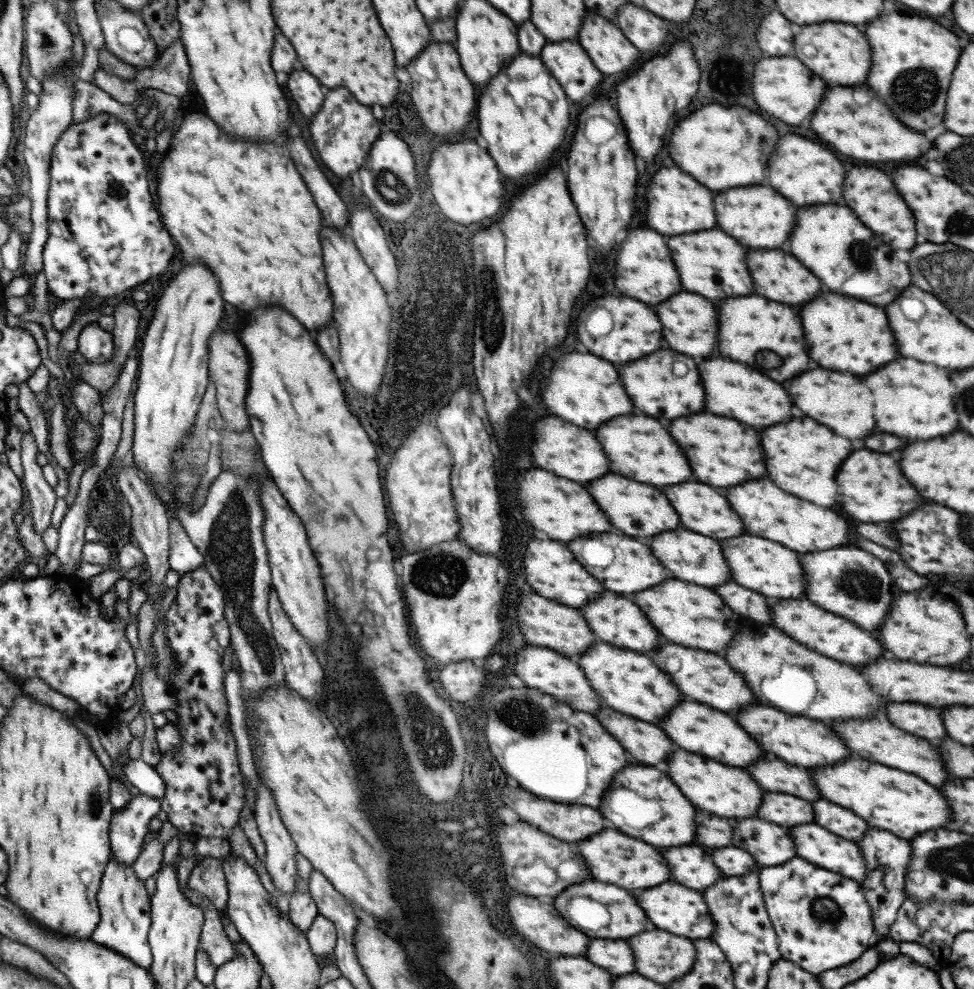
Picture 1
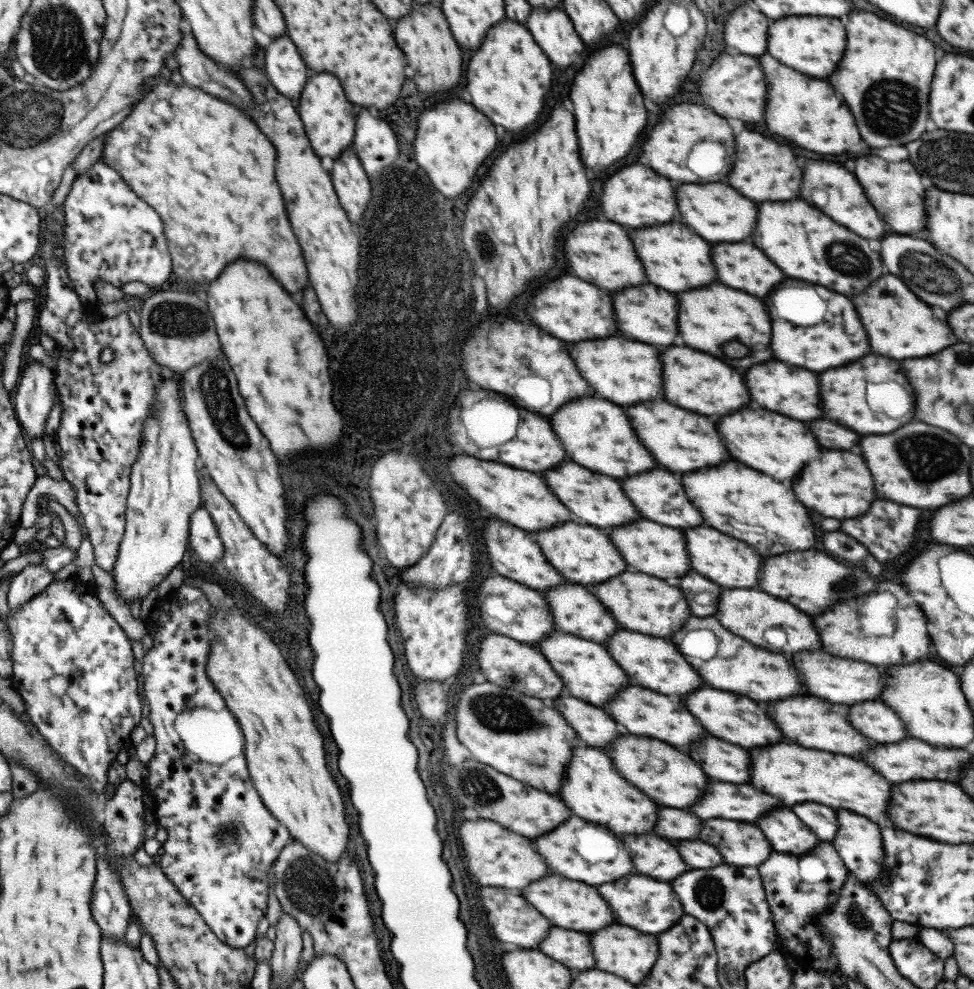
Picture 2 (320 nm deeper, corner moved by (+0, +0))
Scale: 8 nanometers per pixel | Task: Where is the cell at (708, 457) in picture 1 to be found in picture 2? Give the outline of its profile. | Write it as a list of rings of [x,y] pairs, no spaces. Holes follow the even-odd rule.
[[[651,400],[641,402],[635,406],[629,406],[625,410],[631,428],[635,430],[635,436],[643,446],[649,450],[649,454],[667,470],[673,472],[693,472],[699,468],[715,466],[723,460],[727,460],[727,452],[715,432],[713,422],[709,422],[705,416],[691,414],[687,410],[679,410],[677,406],[671,406],[663,400]]]

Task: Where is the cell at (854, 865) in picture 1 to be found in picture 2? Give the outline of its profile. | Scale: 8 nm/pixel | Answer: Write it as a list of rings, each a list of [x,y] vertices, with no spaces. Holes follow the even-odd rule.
[[[787,808],[771,810],[771,814],[757,818],[755,824],[759,826],[759,830],[775,852],[801,855],[819,842],[813,832],[803,826],[799,818],[795,818],[795,814],[791,814]]]

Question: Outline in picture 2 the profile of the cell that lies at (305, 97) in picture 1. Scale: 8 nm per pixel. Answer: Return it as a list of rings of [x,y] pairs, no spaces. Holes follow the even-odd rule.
[[[285,34],[277,36],[267,44],[263,52],[263,66],[269,82],[279,94],[297,100],[305,86],[307,68],[301,62],[291,40]]]

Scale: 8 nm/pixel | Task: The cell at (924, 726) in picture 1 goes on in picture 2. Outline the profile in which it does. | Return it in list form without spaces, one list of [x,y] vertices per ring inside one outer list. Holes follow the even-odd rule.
[[[859,702],[849,706],[849,718],[855,730],[863,732],[865,738],[885,744],[899,742],[905,738],[903,724],[899,718],[881,702]]]

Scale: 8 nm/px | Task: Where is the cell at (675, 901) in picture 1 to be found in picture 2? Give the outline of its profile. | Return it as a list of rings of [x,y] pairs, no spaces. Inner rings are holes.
[[[623,876],[617,882],[607,882],[597,886],[597,894],[603,894],[603,900],[611,906],[613,920],[635,928],[645,934],[659,934],[670,929],[682,916],[684,910],[677,902],[671,886],[665,882],[657,882],[647,876]],[[651,910],[651,914],[647,912]]]

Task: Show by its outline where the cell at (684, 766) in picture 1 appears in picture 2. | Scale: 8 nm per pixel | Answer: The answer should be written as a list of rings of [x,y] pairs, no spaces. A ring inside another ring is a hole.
[[[621,734],[607,748],[603,748],[603,752],[611,758],[621,778],[625,778],[631,786],[639,788],[653,802],[663,806],[673,806],[673,808],[691,806],[701,798],[707,786],[707,776],[687,754],[681,754],[659,740],[651,740],[651,738],[637,740],[637,736],[633,734]]]

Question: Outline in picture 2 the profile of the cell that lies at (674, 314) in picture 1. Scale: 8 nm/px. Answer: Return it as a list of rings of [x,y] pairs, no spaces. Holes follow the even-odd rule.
[[[641,284],[635,288],[631,286],[627,290],[613,292],[611,306],[613,306],[615,320],[617,320],[617,330],[621,334],[629,334],[633,340],[639,340],[645,344],[659,344],[659,346],[675,344],[677,300],[673,298],[673,294],[659,290],[657,286],[651,286],[651,284]]]

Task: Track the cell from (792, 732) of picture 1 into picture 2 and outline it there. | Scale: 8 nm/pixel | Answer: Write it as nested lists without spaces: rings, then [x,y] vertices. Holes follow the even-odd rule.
[[[699,688],[691,694],[683,696],[683,706],[687,706],[689,714],[715,738],[721,738],[731,744],[739,744],[743,748],[751,746],[767,746],[781,740],[781,732],[775,724],[765,716],[765,712],[745,696],[735,696],[731,692],[715,690],[715,688]]]

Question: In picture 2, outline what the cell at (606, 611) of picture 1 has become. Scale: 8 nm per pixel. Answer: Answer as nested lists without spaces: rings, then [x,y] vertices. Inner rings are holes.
[[[577,584],[553,586],[551,590],[543,592],[543,596],[547,598],[546,602],[549,604],[549,610],[551,610],[553,630],[575,634],[575,636],[579,636],[583,640],[593,640],[593,642],[605,642],[617,630],[617,624],[609,616],[609,612],[595,600],[595,596],[587,594]]]

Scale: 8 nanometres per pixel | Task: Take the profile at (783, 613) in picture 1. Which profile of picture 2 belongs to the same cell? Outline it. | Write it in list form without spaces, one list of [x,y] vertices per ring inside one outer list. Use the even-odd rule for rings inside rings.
[[[745,588],[745,590],[723,590],[719,594],[719,600],[717,600],[717,610],[715,610],[715,616],[719,618],[719,624],[737,634],[739,638],[747,640],[753,646],[759,646],[759,648],[769,648],[767,644],[763,644],[761,640],[761,634],[767,630],[767,628],[779,628],[787,634],[787,646],[783,646],[779,652],[801,652],[801,650],[819,650],[819,638],[813,630],[813,624],[811,624],[811,618],[805,616],[803,612],[799,612],[797,608],[793,608],[791,604],[783,602],[783,600],[777,600],[765,592],[759,592],[759,590],[751,590],[751,588]]]

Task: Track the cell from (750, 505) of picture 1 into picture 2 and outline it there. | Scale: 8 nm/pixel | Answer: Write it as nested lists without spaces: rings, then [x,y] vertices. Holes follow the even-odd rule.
[[[721,462],[707,470],[681,476],[683,492],[701,512],[707,526],[737,538],[757,550],[759,556],[775,556],[793,550],[809,550],[815,546],[813,522],[807,510],[793,498],[791,490],[773,482],[741,462]]]

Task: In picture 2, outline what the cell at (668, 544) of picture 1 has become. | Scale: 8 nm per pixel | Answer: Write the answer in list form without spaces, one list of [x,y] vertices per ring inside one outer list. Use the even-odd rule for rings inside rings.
[[[635,520],[617,528],[611,528],[609,532],[611,542],[615,542],[615,548],[619,550],[623,562],[627,566],[633,566],[637,572],[651,574],[655,578],[671,578],[671,576],[683,576],[689,572],[689,558],[685,554],[685,542],[681,532],[669,528],[669,526],[659,526],[649,520]]]

